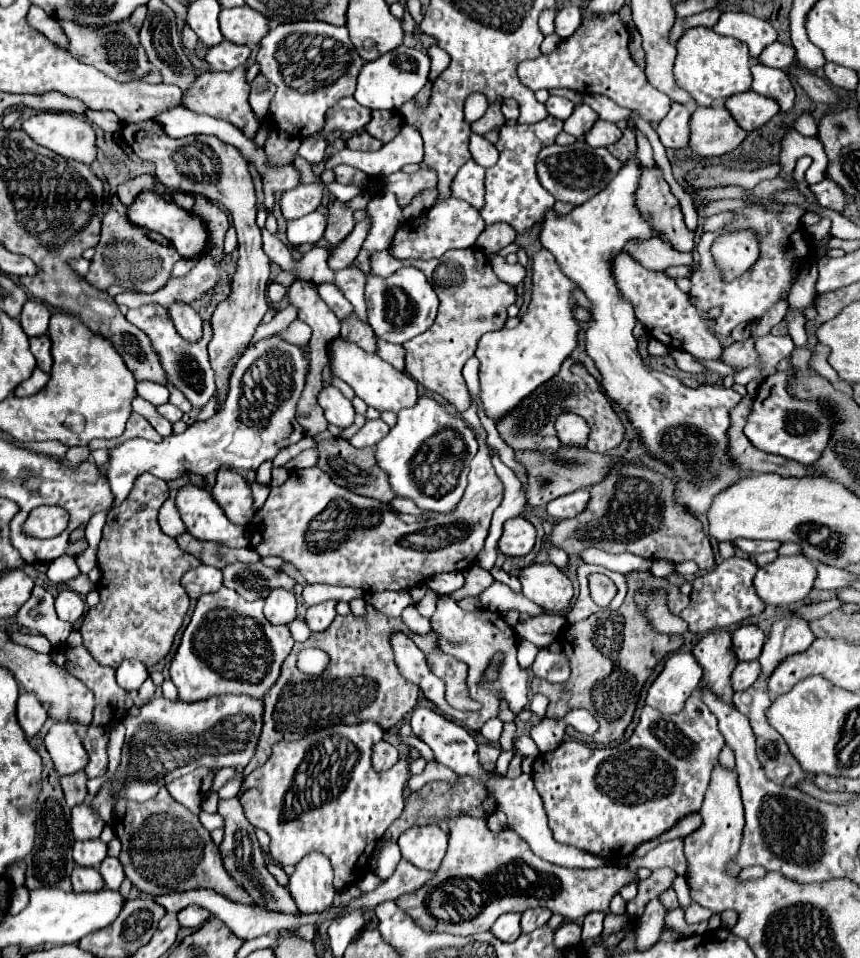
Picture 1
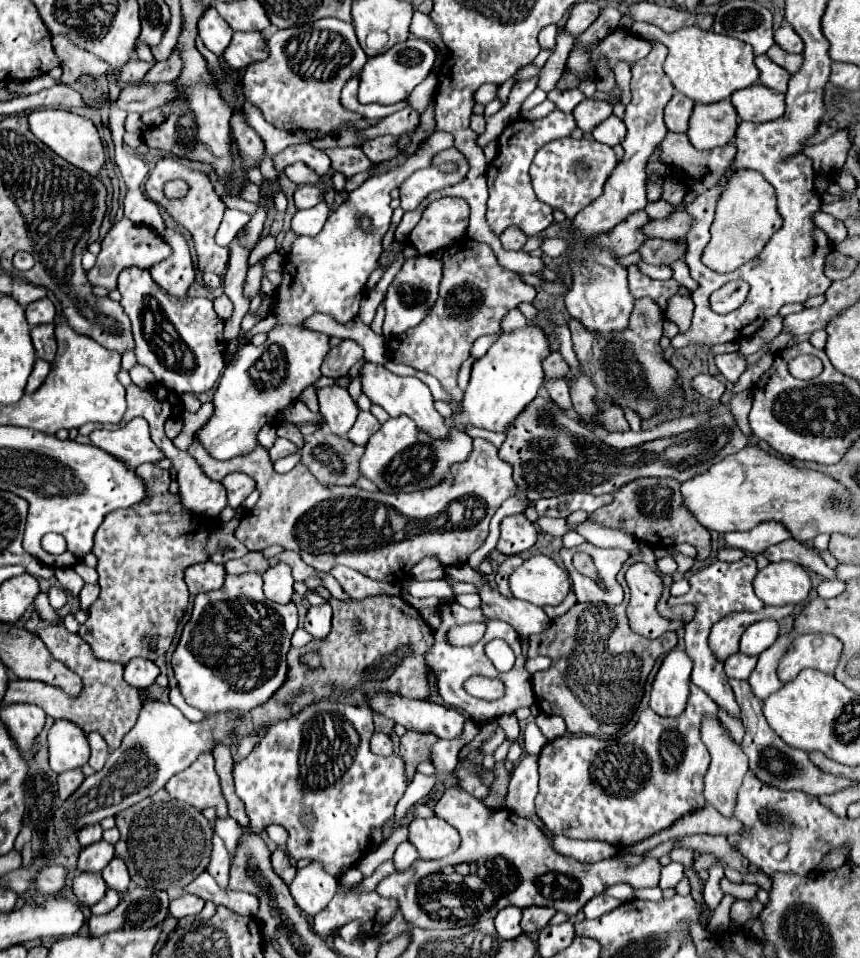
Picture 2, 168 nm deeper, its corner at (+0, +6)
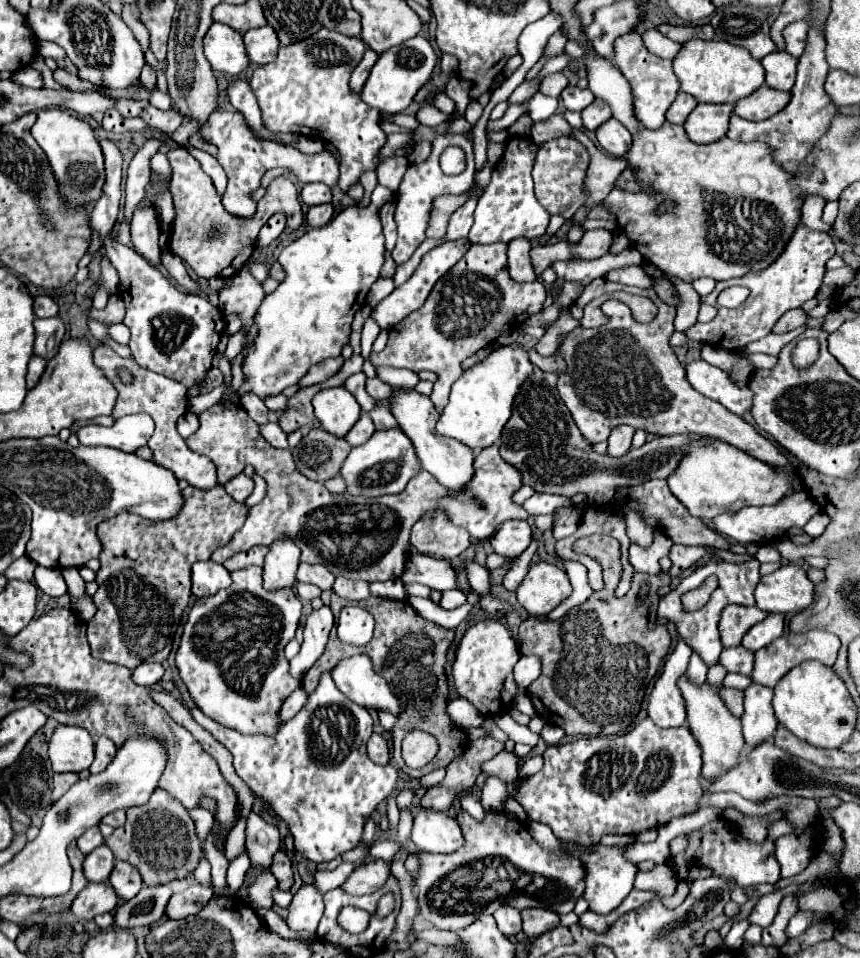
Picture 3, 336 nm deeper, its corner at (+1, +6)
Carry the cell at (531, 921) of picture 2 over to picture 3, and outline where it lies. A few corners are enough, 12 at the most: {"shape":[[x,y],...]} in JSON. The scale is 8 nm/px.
{"shape":[[522,910],[522,932],[528,938],[556,928],[556,912]]}

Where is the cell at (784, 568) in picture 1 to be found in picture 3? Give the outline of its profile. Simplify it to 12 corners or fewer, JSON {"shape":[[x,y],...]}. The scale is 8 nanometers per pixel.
{"shape":[[798,564],[762,576],[756,606],[796,614],[814,598]]}

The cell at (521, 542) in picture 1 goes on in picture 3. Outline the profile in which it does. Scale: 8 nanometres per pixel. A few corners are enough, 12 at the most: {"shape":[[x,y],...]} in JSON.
{"shape":[[506,520],[490,544],[504,558],[520,556],[532,542],[526,520]]}

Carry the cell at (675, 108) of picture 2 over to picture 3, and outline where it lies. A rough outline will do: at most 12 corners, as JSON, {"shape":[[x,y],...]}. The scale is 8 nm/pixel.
{"shape":[[684,92],[666,112],[672,124],[684,124],[696,108],[696,98]]}

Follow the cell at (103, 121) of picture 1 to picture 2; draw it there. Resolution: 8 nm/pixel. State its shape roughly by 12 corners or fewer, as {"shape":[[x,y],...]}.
{"shape":[[65,84],[31,96],[37,106],[85,106],[79,92]]}

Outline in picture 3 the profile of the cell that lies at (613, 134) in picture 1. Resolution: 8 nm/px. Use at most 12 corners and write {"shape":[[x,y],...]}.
{"shape":[[616,118],[596,128],[600,146],[612,156],[624,156],[632,134]]}

